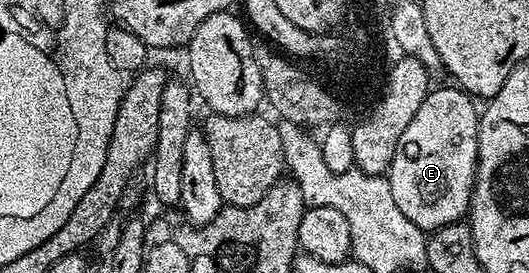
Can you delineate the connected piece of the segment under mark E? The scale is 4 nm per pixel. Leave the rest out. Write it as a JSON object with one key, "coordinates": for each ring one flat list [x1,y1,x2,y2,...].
{"coordinates":[[450,85,451,87,439,87,428,90,425,101,421,101,421,109,417,109,417,114,414,115,413,121,409,121,405,125,405,133,401,133,401,141,397,145,397,153,391,162,391,170,389,178,391,188,393,189,393,201,397,201,397,209,401,209,401,213,405,213,405,217,409,217,409,221,413,221,413,225,417,225,425,233,430,233,444,227,450,223,460,222,468,214,471,205,471,194,475,192,475,170,477,169,477,161,479,160,479,117,480,112,475,111,476,100,468,95,466,91,458,86]]}

